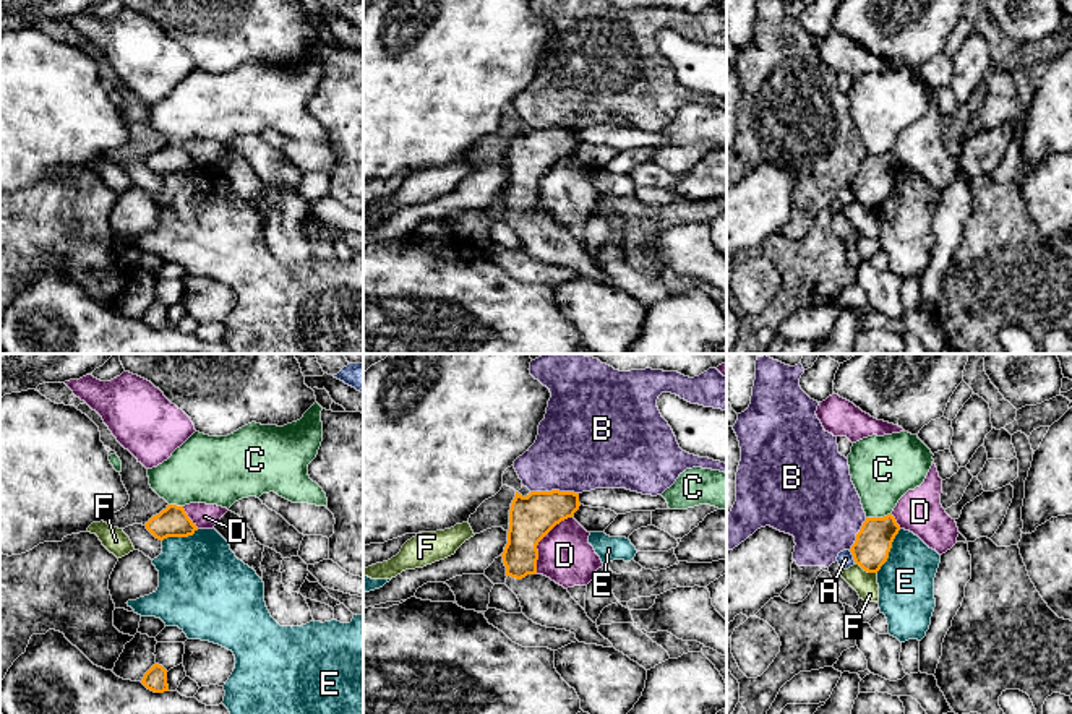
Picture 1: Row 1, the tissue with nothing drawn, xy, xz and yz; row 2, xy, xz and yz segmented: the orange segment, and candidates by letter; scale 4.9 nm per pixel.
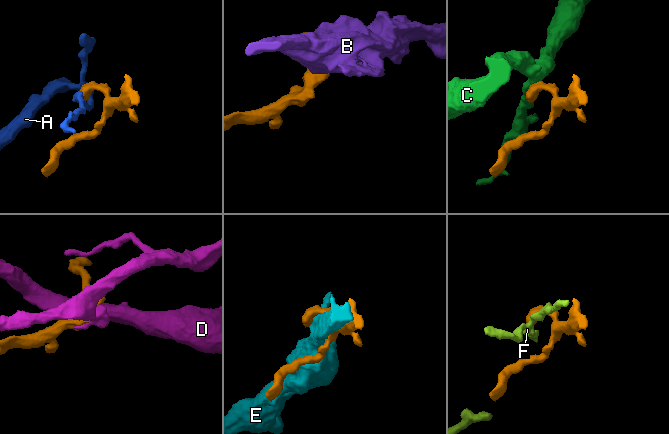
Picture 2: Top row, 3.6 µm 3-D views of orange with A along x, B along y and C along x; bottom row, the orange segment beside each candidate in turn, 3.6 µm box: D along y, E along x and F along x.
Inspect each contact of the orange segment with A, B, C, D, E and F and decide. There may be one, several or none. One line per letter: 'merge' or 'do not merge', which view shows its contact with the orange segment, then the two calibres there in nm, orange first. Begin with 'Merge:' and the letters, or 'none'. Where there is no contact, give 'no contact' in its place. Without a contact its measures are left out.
Merge: none
A: do not merge; meets orange in yz; 180 nm thick on the orange side, 80 nm on the other
B: do not merge; meets orange in xz; 220 nm thick on the orange side, 440 nm on the other
C: do not merge; meets orange in yz; 180 nm thick on the orange side, 320 nm on the other
D: do not merge; meets orange in xz; 220 nm thick on the orange side, 280 nm on the other
E: do not merge; meets orange in yz; 180 nm thick on the orange side, 280 nm on the other
F: do not merge; meets orange in yz; 180 nm thick on the orange side, 120 nm on the other

